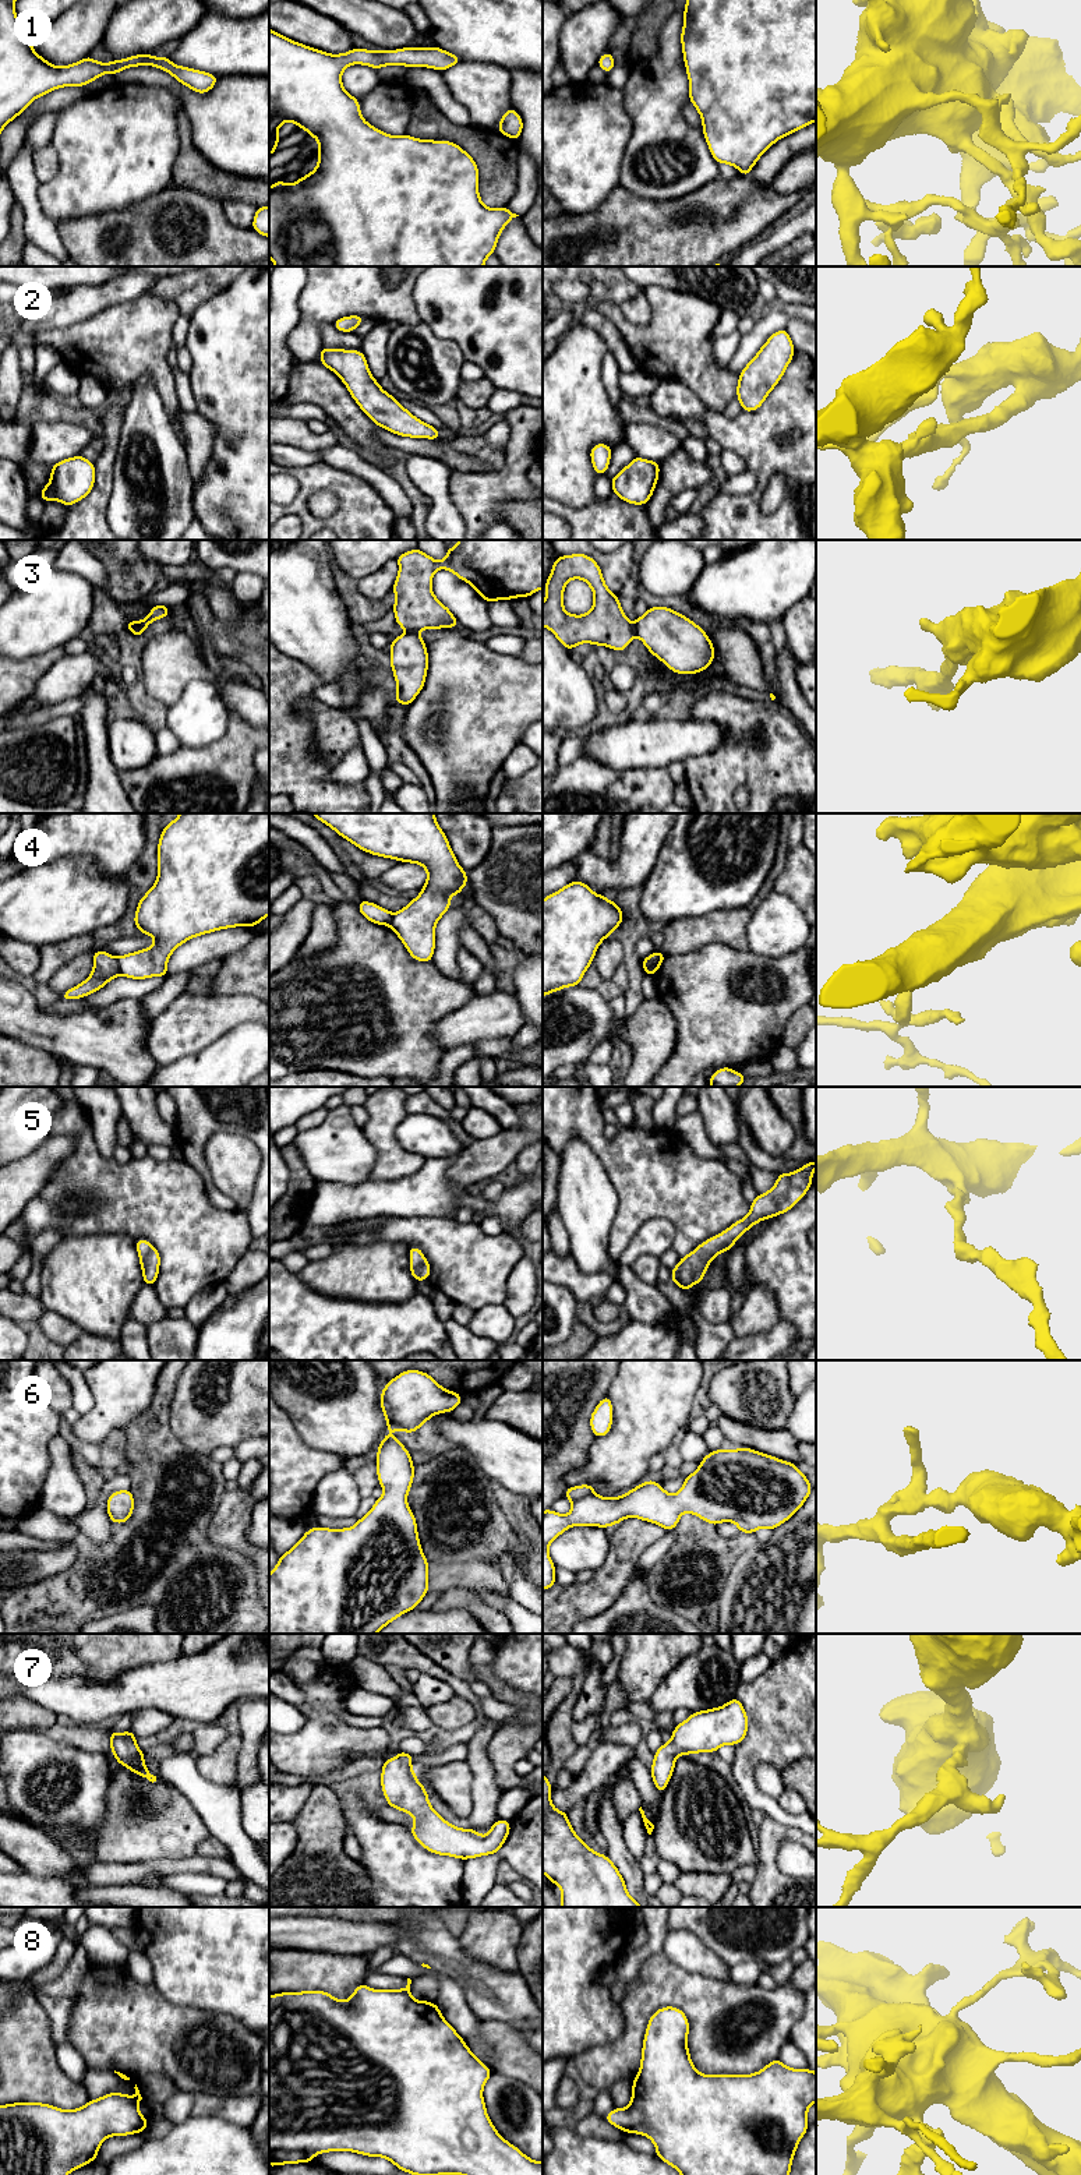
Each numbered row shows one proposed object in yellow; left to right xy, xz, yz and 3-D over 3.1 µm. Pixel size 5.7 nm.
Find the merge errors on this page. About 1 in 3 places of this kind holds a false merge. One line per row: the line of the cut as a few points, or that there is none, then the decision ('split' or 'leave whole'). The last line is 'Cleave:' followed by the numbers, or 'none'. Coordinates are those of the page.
1: no cut; leave whole
2: no cut; leave whole
3: no cut; leave whole
4: cut in xy along (116, 959), (120, 974); split
5: no cut; leave whole
6: no cut; leave whole
7: no cut; leave whole
8: no cut; leave whole
Cleave: 4

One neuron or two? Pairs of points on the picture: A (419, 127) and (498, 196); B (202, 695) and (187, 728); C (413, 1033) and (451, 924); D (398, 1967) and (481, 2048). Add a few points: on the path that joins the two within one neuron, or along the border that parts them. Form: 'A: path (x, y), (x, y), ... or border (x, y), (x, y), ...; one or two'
A: path (445, 130), (465, 137), (497, 169); one
B: path (200, 703), (200, 716), (195, 720); one
C: border (433, 960), (445, 974), (458, 978); two
D: path (426, 1972), (437, 1973), (448, 1984), (463, 2020); one

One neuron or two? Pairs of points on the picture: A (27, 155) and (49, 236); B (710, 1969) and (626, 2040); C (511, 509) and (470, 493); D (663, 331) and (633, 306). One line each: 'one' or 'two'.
A: one
B: two
C: two
D: two

